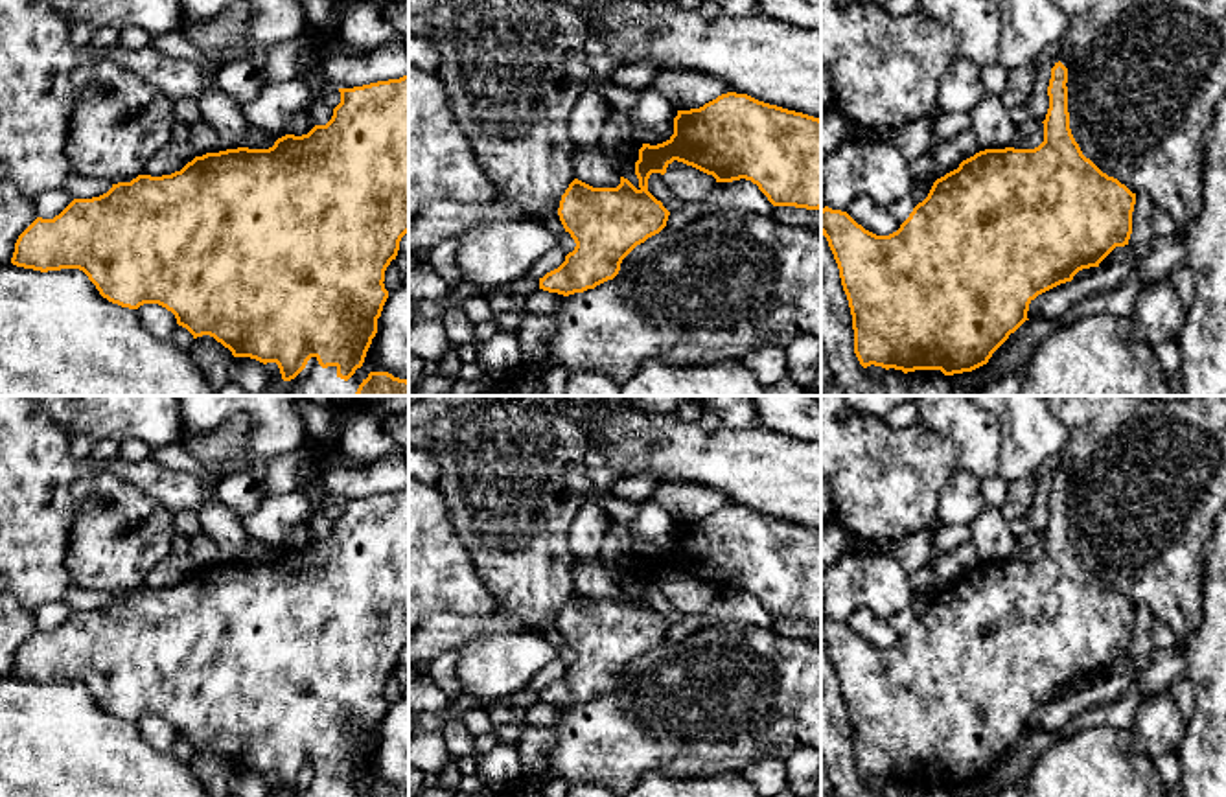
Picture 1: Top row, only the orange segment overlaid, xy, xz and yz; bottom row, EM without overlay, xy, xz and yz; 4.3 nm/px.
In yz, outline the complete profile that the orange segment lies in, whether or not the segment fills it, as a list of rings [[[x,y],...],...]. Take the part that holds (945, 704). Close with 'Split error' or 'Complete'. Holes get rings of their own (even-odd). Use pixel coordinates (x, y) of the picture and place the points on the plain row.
[[[1058,473],[1051,480],[1047,499],[1049,521],[1044,536],[1044,554],[1035,561],[985,561],[963,572],[957,582],[937,591],[928,609],[919,615],[900,641],[889,648],[876,648],[858,637],[847,624],[825,618],[821,622],[821,646],[827,650],[828,659],[839,681],[843,703],[849,712],[854,742],[854,766],[863,780],[874,777],[885,782],[895,780],[904,786],[915,782],[941,782],[944,788],[972,784],[989,775],[992,766],[1014,745],[1027,731],[1029,716],[1042,705],[1071,694],[1073,688],[1099,676],[1116,661],[1128,657],[1132,646],[1132,624],[1136,606],[1132,606],[1117,591],[1103,585],[1090,571],[1086,571],[1075,554],[1070,541],[1068,525],[1068,480]]]. Complete

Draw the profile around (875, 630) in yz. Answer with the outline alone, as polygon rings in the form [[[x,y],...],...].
[[[860,607],[847,620],[847,626],[865,642],[876,648],[889,648],[900,641],[887,618],[878,617],[869,607]]]

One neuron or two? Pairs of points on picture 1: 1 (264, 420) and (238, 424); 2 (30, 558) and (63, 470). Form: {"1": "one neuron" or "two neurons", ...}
{"1": "two neurons", "2": "one neuron"}

